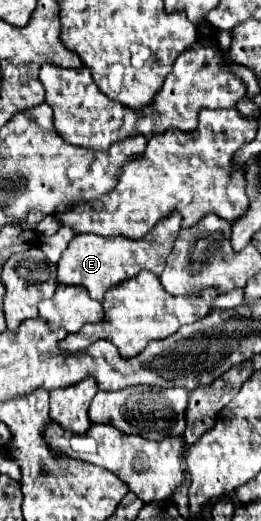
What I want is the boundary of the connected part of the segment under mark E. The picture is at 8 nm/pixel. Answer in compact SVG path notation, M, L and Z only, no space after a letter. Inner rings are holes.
M171 213L171 217L165 217L165 221L159 221L159 225L155 225L153 231L139 241L123 237L123 235L115 235L115 237L101 237L101 235L91 235L91 233L77 235L59 259L57 281L63 285L81 285L89 291L89 295L93 299L103 301L107 291L111 291L119 283L135 277L143 269L149 269L155 275L159 275L173 249L179 229L181 229L181 217L177 213ZM153 257L157 257L157 259L153 259Z

